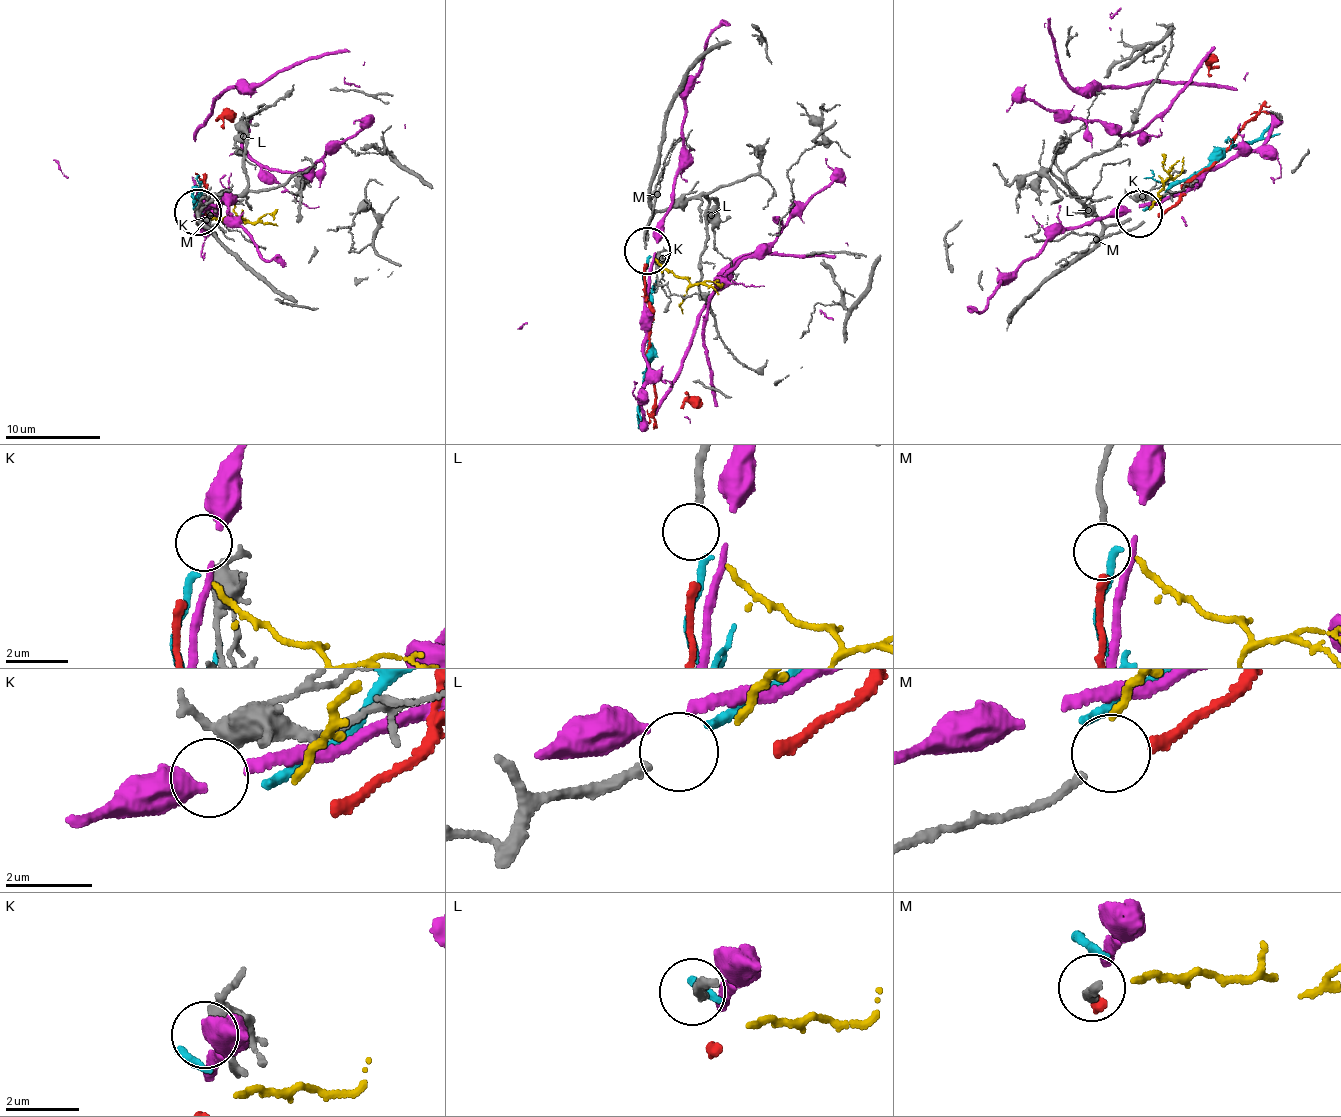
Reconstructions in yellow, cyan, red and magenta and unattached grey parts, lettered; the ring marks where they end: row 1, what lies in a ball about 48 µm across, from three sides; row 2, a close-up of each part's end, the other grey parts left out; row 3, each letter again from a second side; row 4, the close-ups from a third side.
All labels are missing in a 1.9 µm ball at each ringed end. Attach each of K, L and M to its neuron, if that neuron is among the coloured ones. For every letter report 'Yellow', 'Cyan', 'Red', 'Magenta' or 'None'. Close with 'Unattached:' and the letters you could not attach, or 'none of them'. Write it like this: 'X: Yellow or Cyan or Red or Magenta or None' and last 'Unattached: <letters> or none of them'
K: None
L: Cyan
M: Red
Unattached: K

